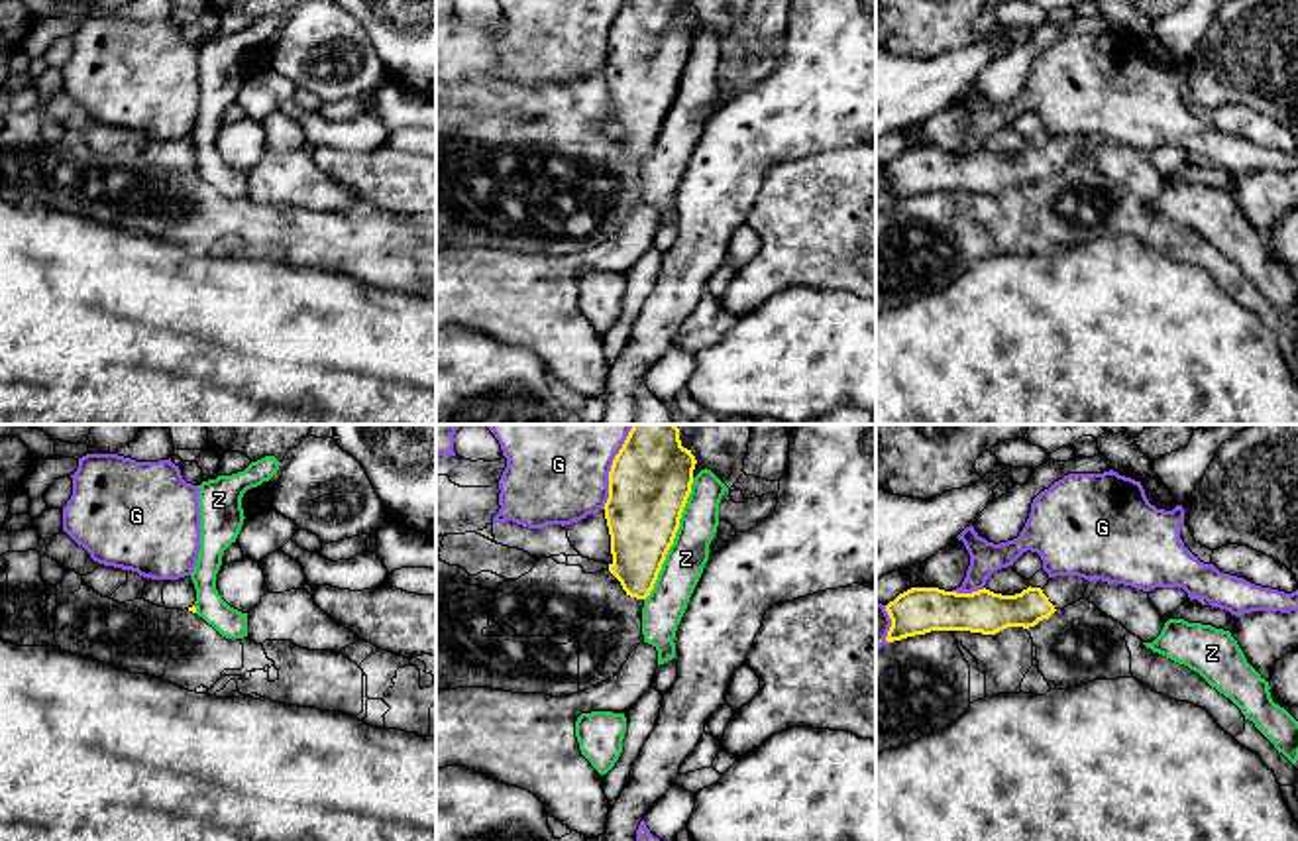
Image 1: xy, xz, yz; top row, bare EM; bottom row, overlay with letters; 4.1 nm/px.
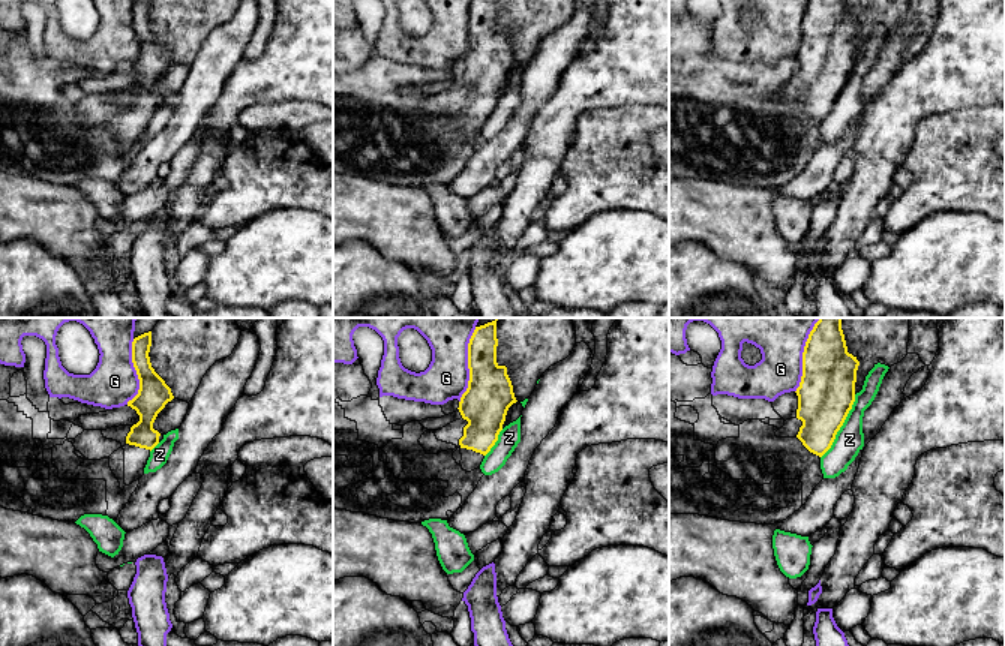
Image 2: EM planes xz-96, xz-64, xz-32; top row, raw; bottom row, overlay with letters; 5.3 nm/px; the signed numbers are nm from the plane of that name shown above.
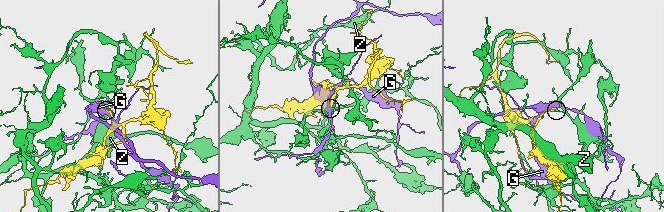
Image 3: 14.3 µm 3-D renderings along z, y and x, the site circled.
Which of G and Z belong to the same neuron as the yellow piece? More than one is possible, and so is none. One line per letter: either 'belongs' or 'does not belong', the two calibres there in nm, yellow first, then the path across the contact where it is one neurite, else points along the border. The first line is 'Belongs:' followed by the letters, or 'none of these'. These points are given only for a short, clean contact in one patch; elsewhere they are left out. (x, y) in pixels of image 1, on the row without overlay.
Belongs: none of these
G: does not belong; 340 nm thick on the yellow side, 360 nm on the other
Z: does not belong; 340 nm thick on the yellow side, 160 nm on the other

